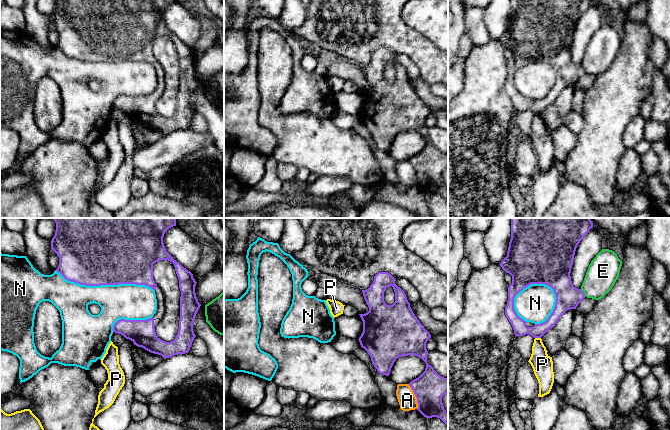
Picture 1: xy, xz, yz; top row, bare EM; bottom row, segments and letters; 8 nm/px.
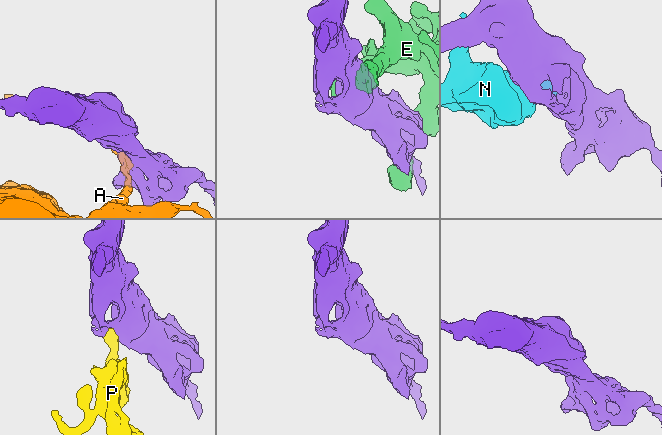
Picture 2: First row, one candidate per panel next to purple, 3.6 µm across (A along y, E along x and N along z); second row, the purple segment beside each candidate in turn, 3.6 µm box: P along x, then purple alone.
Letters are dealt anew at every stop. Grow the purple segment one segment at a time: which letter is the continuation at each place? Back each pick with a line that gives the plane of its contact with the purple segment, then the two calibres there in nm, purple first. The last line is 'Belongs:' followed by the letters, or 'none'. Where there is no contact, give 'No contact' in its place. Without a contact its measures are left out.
Belongs: none

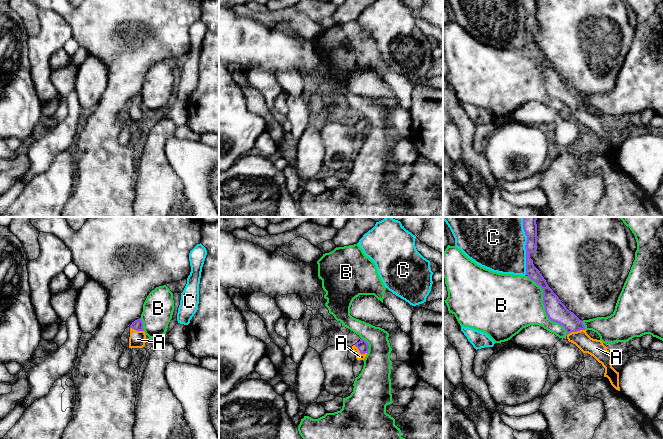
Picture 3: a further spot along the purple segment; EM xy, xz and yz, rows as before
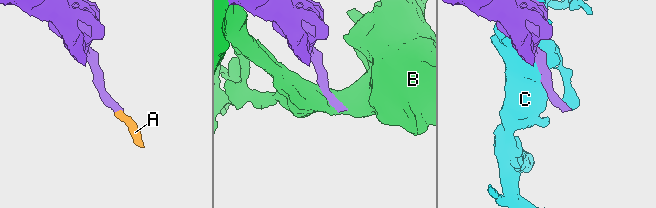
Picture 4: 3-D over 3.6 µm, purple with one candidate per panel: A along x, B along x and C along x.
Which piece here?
A: Touches purple in yz. Thickness 160 nm (purple) against 140 nm
Belongs: A

